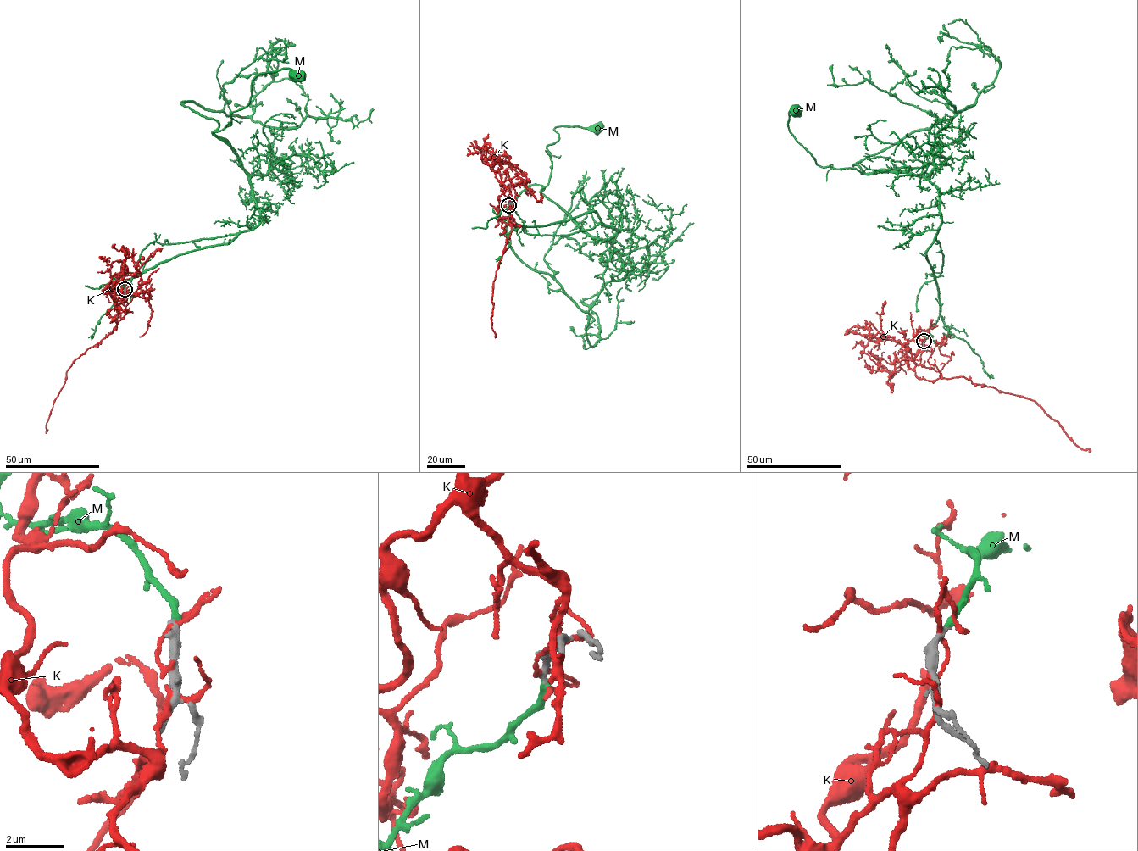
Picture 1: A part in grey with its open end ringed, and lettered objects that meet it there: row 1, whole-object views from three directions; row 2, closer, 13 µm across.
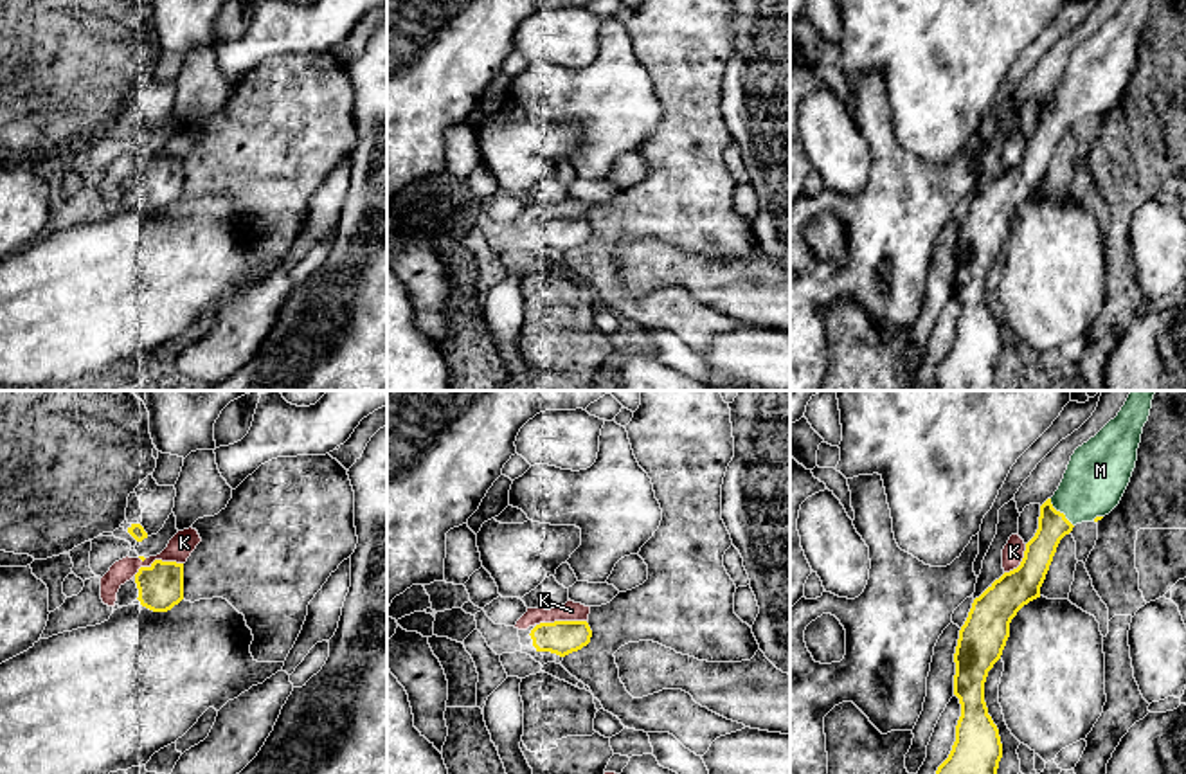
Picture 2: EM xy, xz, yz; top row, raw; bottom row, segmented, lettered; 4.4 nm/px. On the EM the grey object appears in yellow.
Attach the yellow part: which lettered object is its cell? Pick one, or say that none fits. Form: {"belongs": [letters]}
{"belongs": ["M"]}

